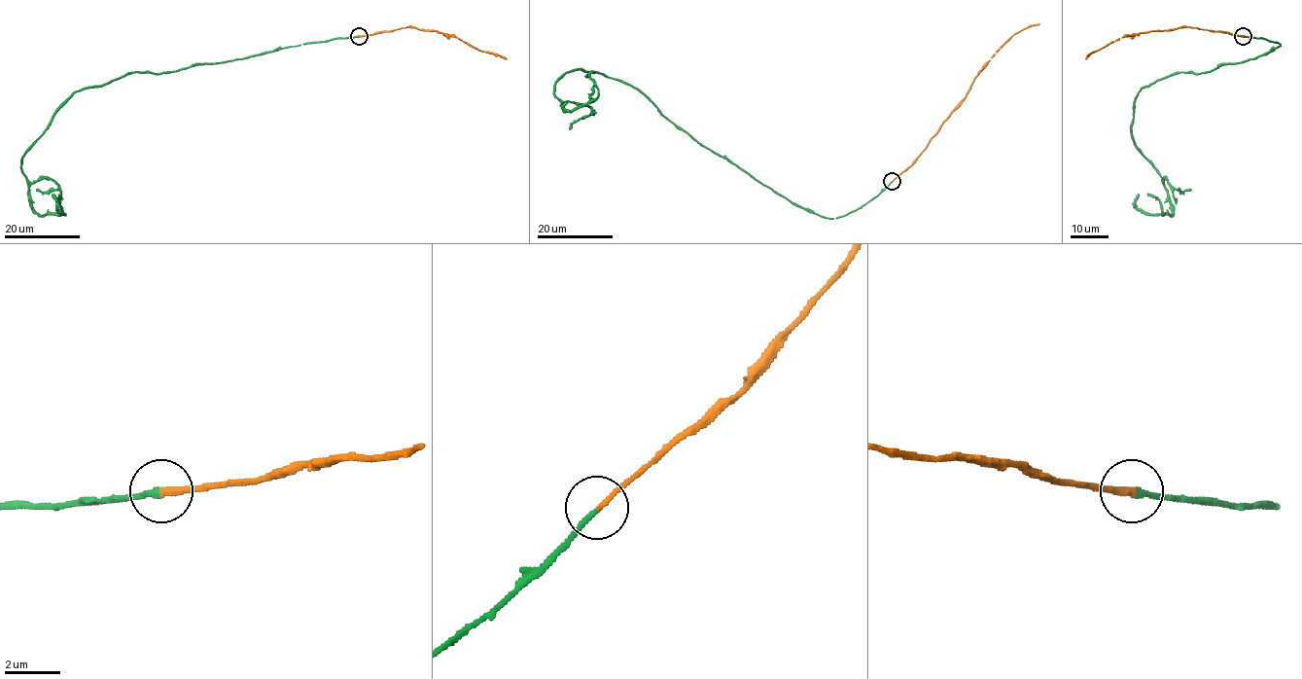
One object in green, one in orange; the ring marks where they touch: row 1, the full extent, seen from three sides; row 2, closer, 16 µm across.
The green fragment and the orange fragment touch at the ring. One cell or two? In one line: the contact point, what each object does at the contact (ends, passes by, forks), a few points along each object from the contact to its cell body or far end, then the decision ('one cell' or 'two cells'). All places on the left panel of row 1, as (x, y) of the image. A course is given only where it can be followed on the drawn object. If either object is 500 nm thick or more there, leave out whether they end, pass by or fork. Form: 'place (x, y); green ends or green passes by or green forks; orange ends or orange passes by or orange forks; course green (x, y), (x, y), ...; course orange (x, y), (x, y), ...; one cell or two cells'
place (359, 36); green ends; orange ends; course green (359, 36), (181, 69), (131, 72), (76, 91), (22, 158), (29, 199), (37, 214), (65, 214), (52, 194); course orange (359, 36), (409, 26), (453, 35), (482, 52), (506, 58); one cell

